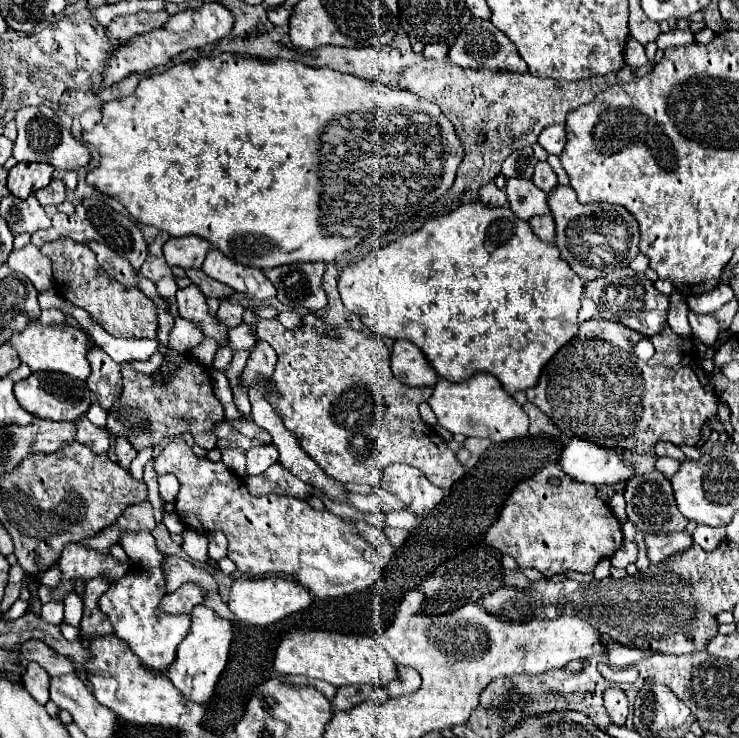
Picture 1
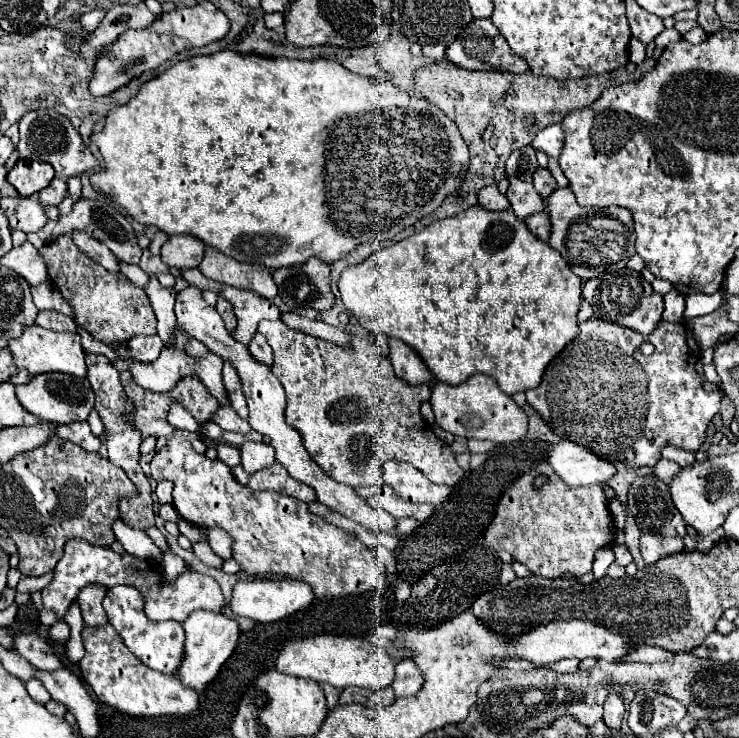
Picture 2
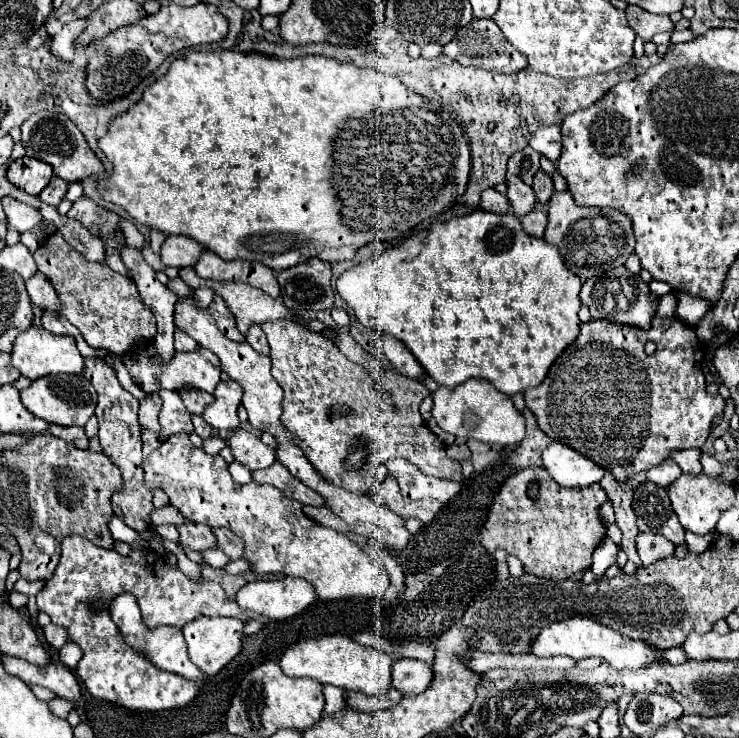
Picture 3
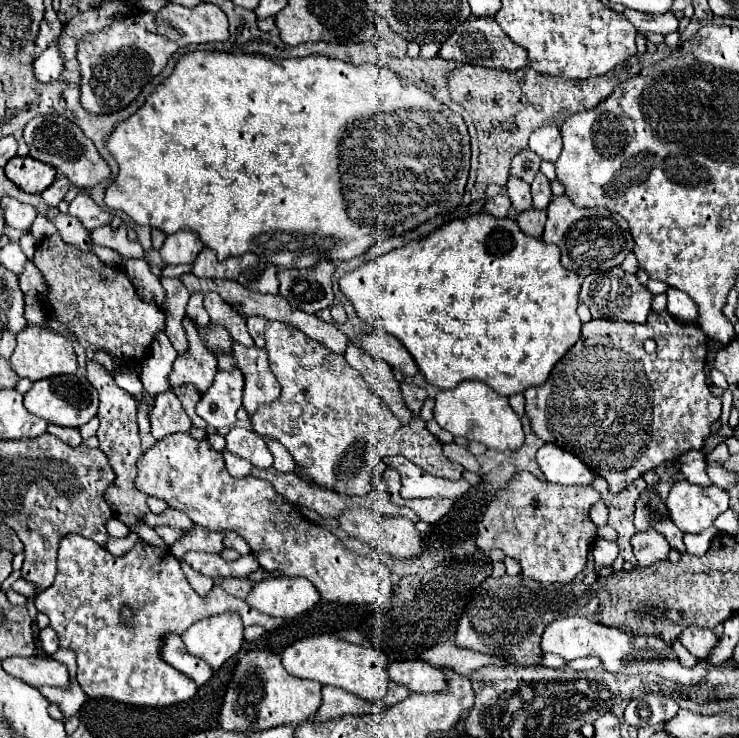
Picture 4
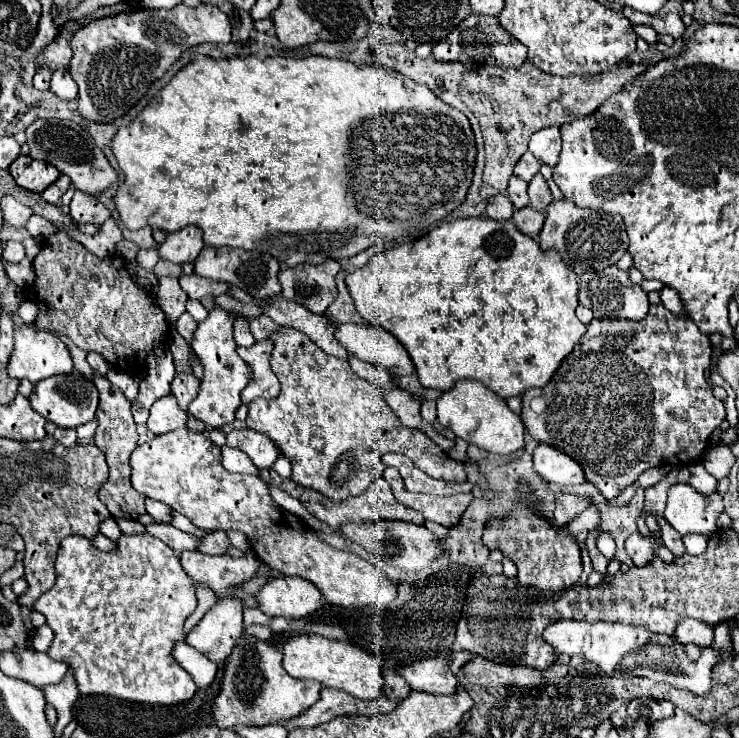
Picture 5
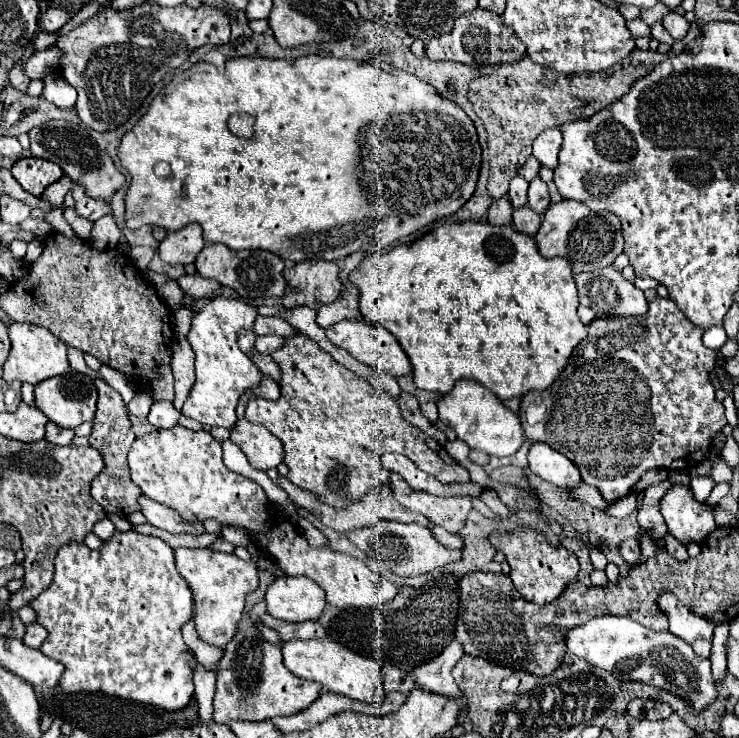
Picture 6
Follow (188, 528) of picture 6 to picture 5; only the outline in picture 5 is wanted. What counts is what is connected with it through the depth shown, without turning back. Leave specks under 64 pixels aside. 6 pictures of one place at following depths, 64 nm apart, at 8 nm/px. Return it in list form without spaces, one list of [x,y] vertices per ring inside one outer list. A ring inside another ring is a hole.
[[[146,498],[146,512],[160,524],[168,524],[170,522],[170,512],[172,508],[168,508],[166,504],[162,502],[156,502],[152,498]]]

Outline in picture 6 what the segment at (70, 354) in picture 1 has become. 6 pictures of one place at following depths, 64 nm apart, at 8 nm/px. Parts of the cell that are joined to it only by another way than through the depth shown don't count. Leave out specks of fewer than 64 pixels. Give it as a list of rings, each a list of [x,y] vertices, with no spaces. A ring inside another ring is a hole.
[[[14,322],[14,324],[10,324],[8,334],[12,340],[12,350],[10,350],[10,356],[4,364],[4,372],[2,372],[4,380],[8,380],[8,382],[20,380],[20,382],[38,384],[46,378],[60,376],[60,374],[68,372],[70,362],[66,358],[66,344],[60,338],[56,338],[52,332],[48,332],[46,328]]]

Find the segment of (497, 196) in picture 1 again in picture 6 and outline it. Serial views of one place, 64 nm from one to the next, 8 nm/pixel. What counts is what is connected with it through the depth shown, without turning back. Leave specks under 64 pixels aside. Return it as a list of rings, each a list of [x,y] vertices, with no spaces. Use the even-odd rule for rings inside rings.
[[[498,198],[488,208],[486,220],[492,224],[508,224],[508,222],[512,222],[512,212],[514,212],[514,208],[508,202],[508,198]]]

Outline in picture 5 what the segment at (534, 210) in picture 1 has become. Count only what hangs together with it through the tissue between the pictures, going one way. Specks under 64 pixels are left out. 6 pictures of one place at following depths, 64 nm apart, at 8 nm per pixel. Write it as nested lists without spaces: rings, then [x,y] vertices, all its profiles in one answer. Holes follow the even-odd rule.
[[[516,176],[510,178],[510,182],[508,182],[508,196],[510,196],[510,200],[512,200],[516,210],[528,206],[528,192],[526,190],[528,190],[528,184],[524,180],[520,180]]]

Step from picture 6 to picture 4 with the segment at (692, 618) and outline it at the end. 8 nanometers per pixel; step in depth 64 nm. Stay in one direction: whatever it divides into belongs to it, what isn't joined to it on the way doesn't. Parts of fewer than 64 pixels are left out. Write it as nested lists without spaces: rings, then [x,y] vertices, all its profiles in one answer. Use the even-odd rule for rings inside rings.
[[[684,628],[684,632],[680,634],[680,642],[682,646],[696,656],[698,660],[704,660],[712,654],[712,650],[718,644],[718,638],[712,630],[698,630],[698,628]]]

